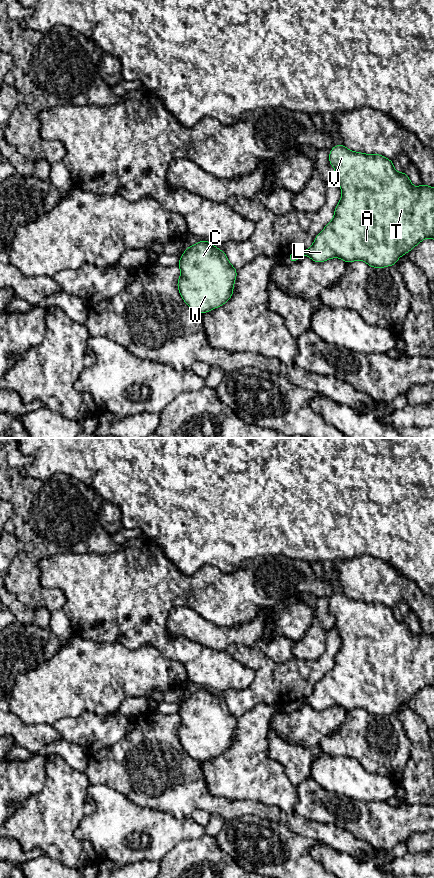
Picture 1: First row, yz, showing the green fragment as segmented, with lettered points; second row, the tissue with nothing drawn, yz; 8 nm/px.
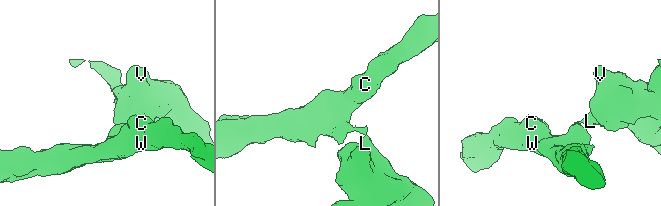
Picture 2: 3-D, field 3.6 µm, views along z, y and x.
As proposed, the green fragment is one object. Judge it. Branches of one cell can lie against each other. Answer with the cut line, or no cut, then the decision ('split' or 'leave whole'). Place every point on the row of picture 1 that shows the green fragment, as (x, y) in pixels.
cut yz (301, 252), (303, 254); split

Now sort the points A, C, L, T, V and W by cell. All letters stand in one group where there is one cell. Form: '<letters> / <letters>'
A L T V / C W

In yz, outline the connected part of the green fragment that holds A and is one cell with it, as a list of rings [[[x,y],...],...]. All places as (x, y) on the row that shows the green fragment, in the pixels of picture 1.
[[[343,143],[332,147],[329,163],[335,169],[342,197],[334,218],[303,255],[317,263],[340,258],[347,264],[361,260],[371,268],[385,268],[396,265],[400,256],[422,240],[434,239],[434,187],[414,187],[406,172],[395,170],[392,160],[380,154],[354,152]]]

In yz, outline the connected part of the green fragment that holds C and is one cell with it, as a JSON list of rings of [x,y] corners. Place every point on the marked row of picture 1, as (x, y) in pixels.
[[[200,240],[188,246],[177,264],[181,275],[178,291],[184,302],[198,313],[222,306],[233,295],[237,270],[224,252]]]

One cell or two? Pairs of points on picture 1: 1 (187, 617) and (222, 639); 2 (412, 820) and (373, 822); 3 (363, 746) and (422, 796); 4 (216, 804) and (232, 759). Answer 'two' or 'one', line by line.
1: one
2: one
3: two
4: two

